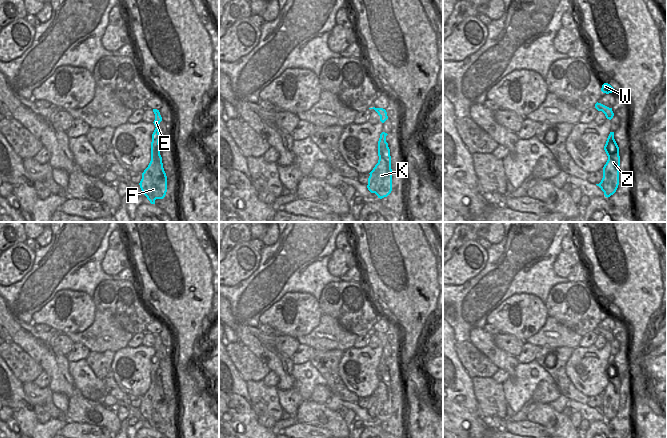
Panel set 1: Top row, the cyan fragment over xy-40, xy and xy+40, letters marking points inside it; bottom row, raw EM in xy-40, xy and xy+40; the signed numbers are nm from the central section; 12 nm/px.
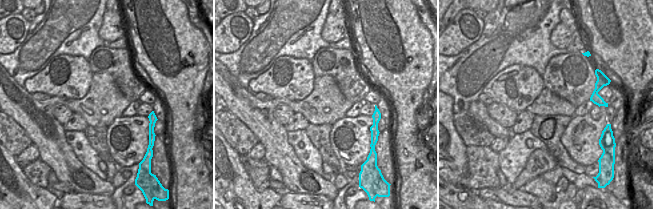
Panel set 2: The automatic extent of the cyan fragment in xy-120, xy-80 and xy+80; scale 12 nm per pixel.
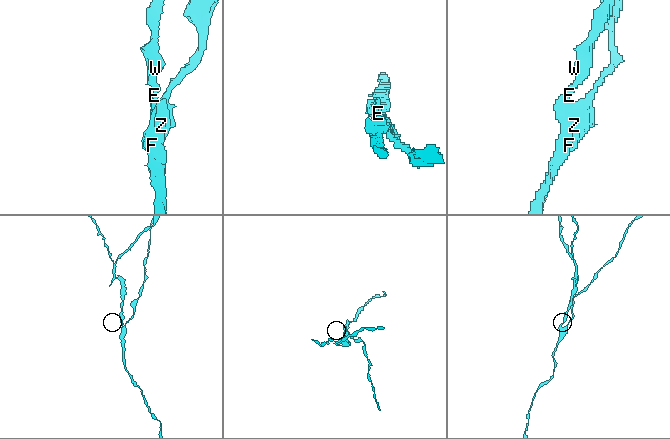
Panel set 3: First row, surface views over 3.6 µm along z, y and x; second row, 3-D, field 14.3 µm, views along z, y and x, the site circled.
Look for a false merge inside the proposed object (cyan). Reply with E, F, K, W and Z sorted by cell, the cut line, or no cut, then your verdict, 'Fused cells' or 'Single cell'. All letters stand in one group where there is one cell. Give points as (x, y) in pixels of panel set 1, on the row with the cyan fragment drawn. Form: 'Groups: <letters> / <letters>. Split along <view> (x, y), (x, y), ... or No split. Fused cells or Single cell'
Groups: E W / F K Z. Split along xy (385, 140), (382, 146), (382, 154), (379, 157). Fused cells

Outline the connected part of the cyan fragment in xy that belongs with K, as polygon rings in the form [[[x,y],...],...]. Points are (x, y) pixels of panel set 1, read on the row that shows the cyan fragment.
[[[386,141],[382,146],[382,156],[369,174],[368,190],[380,199],[387,197],[392,191],[392,169],[390,149]]]

